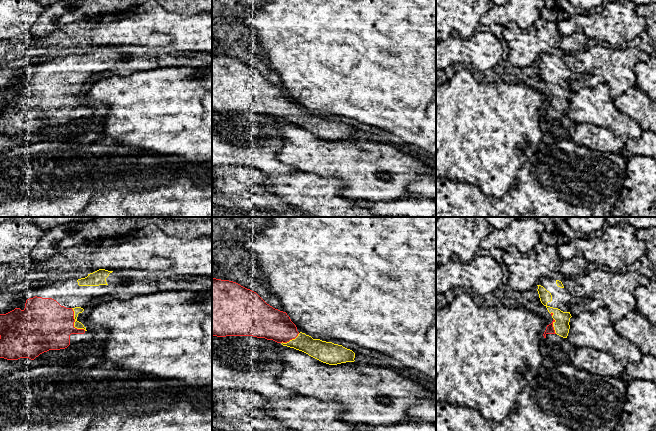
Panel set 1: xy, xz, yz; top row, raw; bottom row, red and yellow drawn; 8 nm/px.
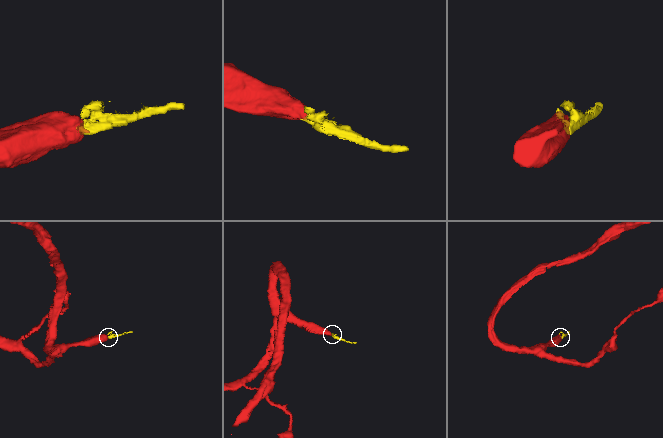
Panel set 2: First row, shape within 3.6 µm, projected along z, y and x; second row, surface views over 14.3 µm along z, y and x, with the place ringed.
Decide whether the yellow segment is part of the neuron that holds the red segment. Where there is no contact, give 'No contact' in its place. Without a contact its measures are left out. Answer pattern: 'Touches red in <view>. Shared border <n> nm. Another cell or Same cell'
Touches red in xy. Shared border 220 nm. Same cell

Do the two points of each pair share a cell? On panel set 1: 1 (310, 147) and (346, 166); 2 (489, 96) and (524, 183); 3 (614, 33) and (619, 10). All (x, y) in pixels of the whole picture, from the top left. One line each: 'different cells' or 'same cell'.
1: same cell
2: different cells
3: same cell

